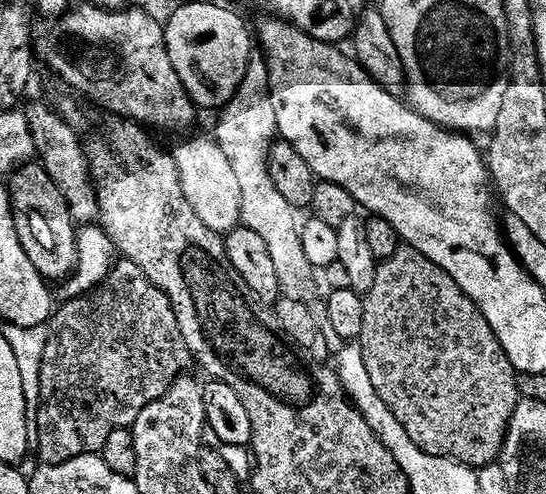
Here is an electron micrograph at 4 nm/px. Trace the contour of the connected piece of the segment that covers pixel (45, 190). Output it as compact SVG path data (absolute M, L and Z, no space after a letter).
M29 162L11 173L12 217L18 230L18 238L34 266L45 281L63 282L73 273L76 266L77 225L72 219L62 190L50 178L43 163Z

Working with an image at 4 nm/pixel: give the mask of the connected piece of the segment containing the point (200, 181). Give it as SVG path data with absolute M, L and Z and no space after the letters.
M211 137L194 138L173 149L172 155L185 196L206 226L223 236L239 227L243 219L242 186L220 144Z

